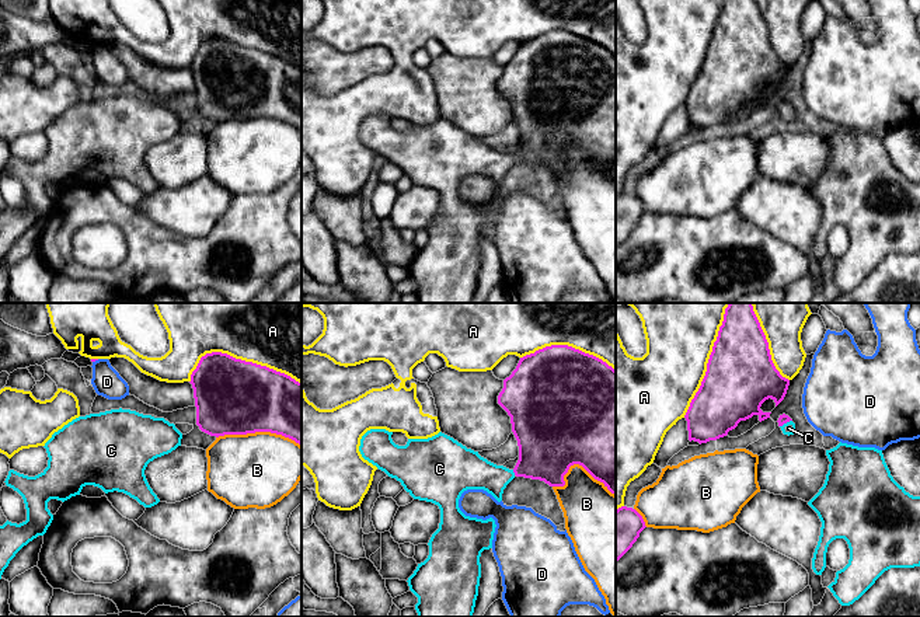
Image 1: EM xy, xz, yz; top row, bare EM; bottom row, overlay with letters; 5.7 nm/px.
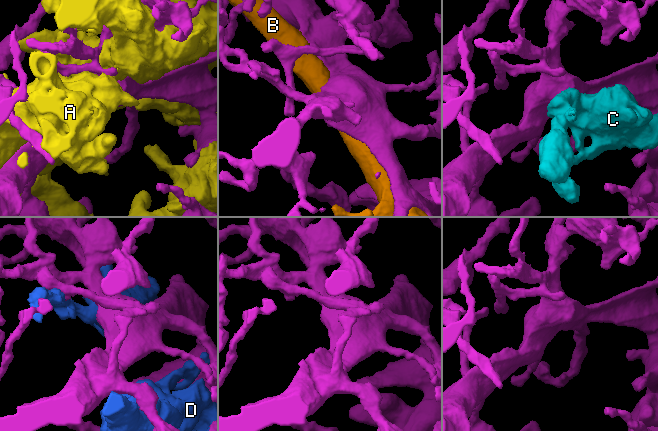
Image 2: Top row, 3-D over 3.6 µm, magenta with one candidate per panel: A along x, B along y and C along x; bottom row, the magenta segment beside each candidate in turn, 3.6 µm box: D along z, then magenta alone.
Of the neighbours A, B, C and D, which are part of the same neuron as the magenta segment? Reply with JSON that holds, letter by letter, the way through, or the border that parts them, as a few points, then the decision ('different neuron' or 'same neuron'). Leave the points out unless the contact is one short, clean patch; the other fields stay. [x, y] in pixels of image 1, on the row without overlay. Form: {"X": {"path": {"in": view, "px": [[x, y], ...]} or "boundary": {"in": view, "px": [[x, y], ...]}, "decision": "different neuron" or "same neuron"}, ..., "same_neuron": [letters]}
{"A": {"decision": "different neuron"}, "B": {"decision": "different neuron"}, "C": {"path": {"in": "xz", "px": [[549, 132], [529, 152], [513, 157], [470, 157]]}, "decision": "same neuron"}, "D": {"decision": "different neuron"}, "same_neuron": ["C"]}

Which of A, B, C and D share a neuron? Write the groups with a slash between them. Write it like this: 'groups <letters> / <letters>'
groups A / B / C / D

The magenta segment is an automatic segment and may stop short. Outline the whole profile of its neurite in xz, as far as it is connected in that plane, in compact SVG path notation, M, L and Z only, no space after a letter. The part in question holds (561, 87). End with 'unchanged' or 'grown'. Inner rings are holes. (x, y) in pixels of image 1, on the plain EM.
M551 31L546 32L543 35L536 36L534 39L526 41L520 43L516 55L512 57L509 63L503 66L503 74L498 81L498 90L508 98L510 102L512 109L512 118L518 126L519 132L519 146L513 156L509 156L503 151L496 151L487 144L481 143L478 137L474 137L471 135L467 135L453 123L439 118L438 121L428 123L428 125L408 125L405 132L398 132L393 128L391 121L393 118L388 118L386 115L370 115L367 116L362 125L359 137L365 146L376 151L379 156L384 157L388 163L395 164L401 168L404 175L414 184L419 187L432 188L439 192L440 195L440 209L439 215L432 220L428 231L429 231L429 241L428 244L418 250L414 259L408 264L408 272L410 276L418 283L418 289L415 290L415 296L418 299L418 303L473 303L475 286L478 282L478 272L480 272L480 264L481 264L481 250L480 243L484 236L492 234L492 226L495 219L495 206L492 203L482 206L477 203L466 202L460 194L459 194L459 185L461 179L467 175L484 175L488 179L491 179L498 188L502 187L502 179L506 171L515 164L515 163L525 163L532 165L540 165L548 170L550 172L564 172L564 161L568 158L569 153L574 150L582 151L595 165L604 170L604 172L616 181L616 56L609 52L602 45L585 39L579 35L575 35L568 31Z; grown

